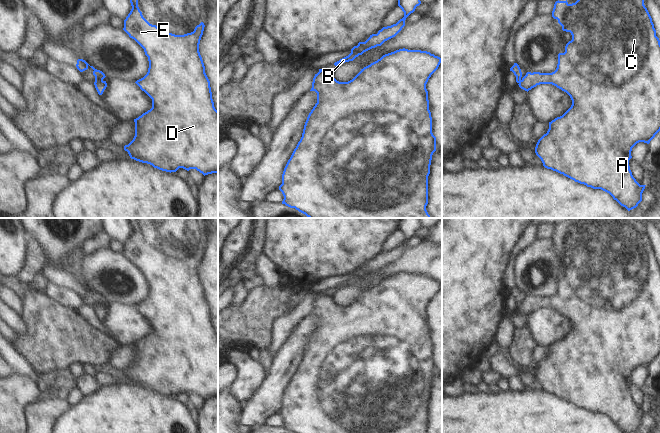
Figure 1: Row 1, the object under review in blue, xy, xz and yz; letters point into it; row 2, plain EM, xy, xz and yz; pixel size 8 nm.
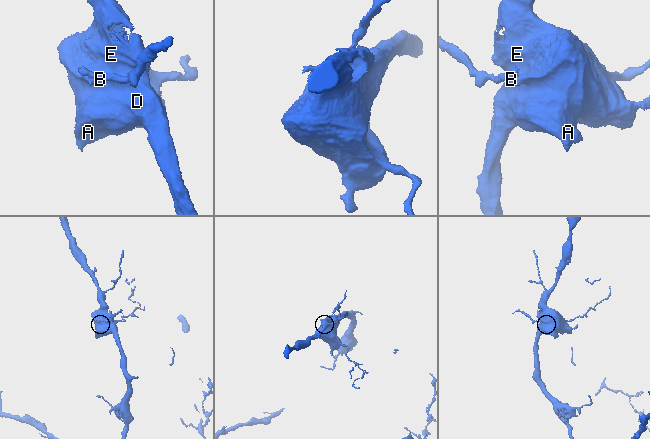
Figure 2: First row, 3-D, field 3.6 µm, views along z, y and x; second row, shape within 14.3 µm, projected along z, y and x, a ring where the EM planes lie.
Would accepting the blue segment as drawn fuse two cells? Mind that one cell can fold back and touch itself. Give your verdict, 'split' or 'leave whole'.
split

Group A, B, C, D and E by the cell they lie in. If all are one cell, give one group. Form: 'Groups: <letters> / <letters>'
Groups: A C D E / B.

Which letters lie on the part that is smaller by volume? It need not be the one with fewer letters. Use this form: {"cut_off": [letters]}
{"cut_off": ["B"]}

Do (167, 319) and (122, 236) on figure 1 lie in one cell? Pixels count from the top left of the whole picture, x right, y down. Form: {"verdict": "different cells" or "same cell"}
{"verdict": "different cells"}

